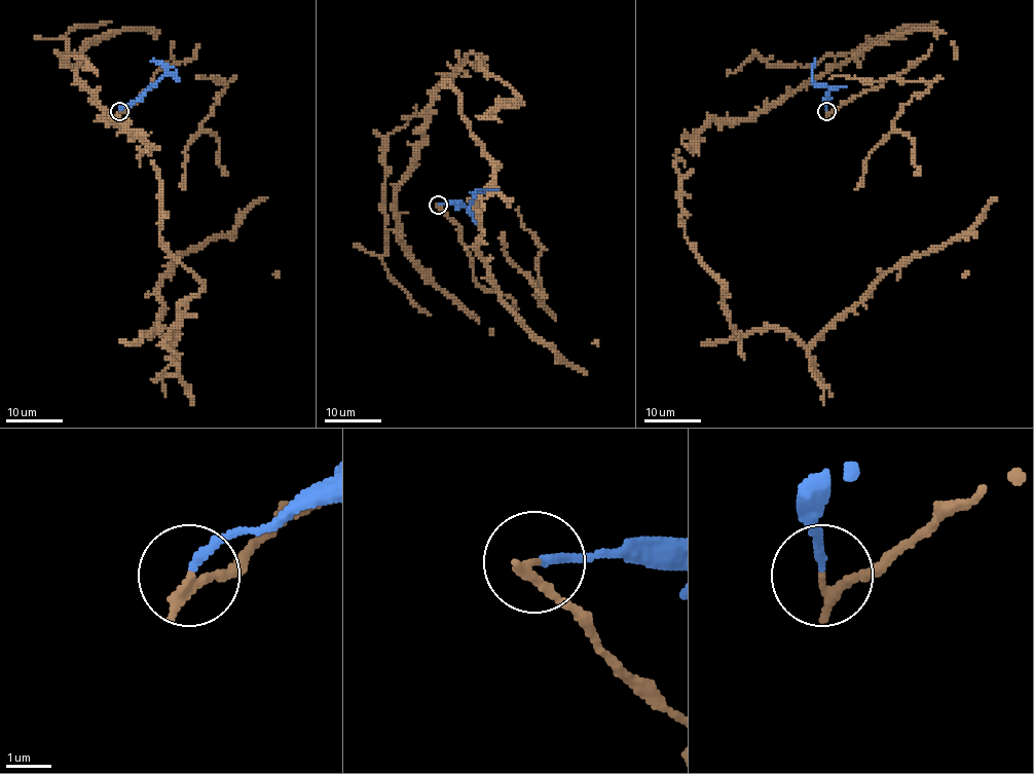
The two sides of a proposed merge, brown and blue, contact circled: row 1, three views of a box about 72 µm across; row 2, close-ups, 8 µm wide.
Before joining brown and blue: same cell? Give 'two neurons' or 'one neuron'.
two neurons

